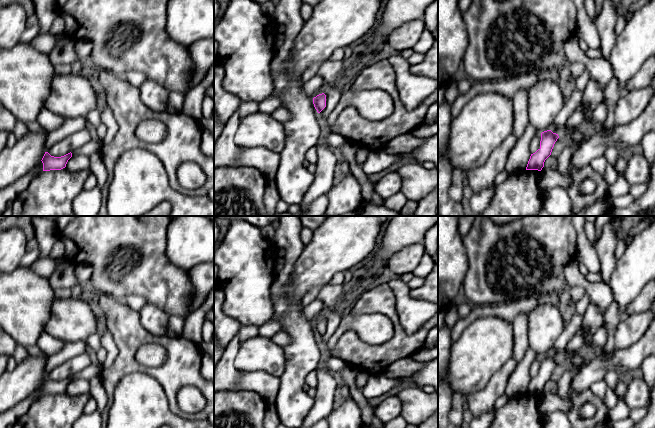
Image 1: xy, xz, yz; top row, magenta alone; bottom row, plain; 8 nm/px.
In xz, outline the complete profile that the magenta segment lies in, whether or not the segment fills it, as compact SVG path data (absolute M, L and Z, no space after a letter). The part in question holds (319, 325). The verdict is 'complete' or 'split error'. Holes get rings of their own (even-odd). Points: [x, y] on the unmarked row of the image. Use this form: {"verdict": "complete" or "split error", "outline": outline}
{"verdict": "complete", "outline": "M324 317L313 322L313 328L318 337L326 331L326 319Z"}

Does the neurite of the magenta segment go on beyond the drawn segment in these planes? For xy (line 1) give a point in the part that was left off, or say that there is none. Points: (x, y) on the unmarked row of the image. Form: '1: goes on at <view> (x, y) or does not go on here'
1: does not go on here

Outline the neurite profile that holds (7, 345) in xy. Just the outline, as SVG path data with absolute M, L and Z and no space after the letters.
M0 328L0 356L12 356L16 346L12 337Z

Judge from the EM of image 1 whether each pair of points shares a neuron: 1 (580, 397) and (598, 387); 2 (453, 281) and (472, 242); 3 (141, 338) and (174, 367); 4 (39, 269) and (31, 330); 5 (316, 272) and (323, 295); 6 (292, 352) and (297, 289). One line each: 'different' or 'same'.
1: different
2: different
3: same
4: different
5: different
6: different

